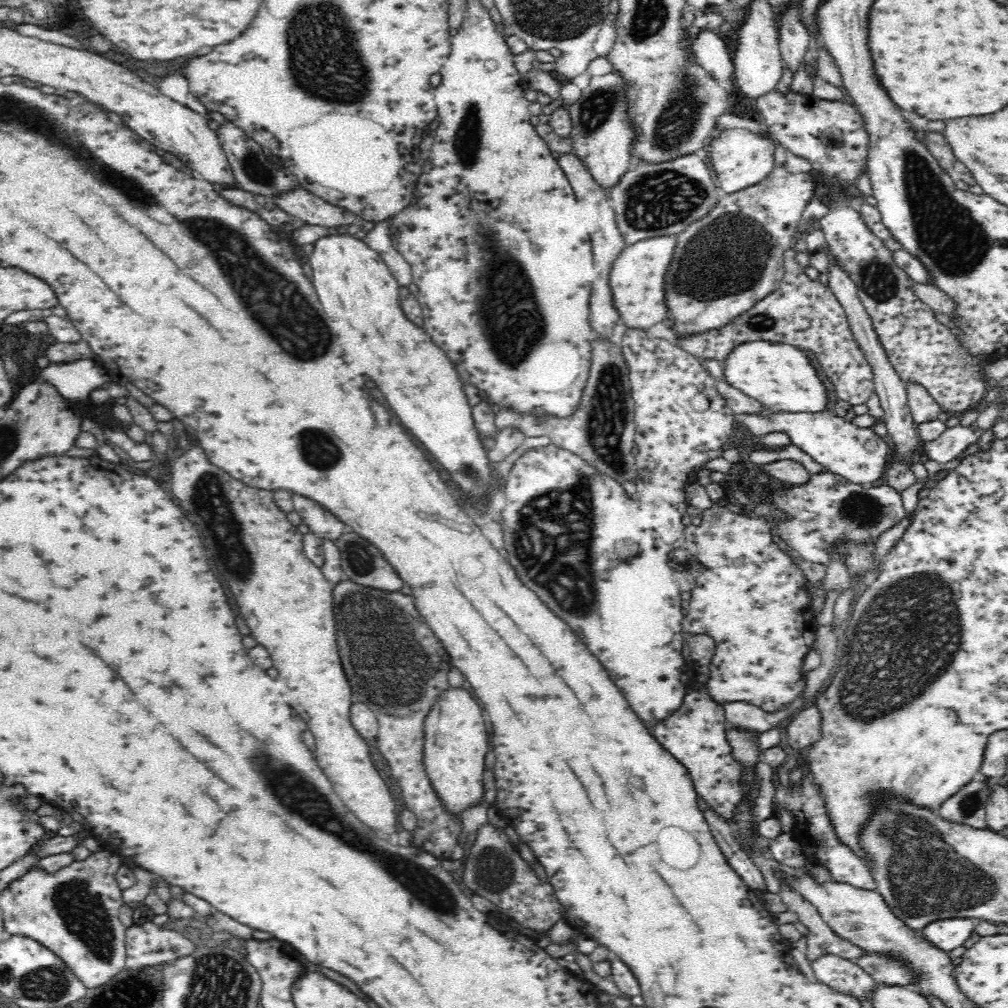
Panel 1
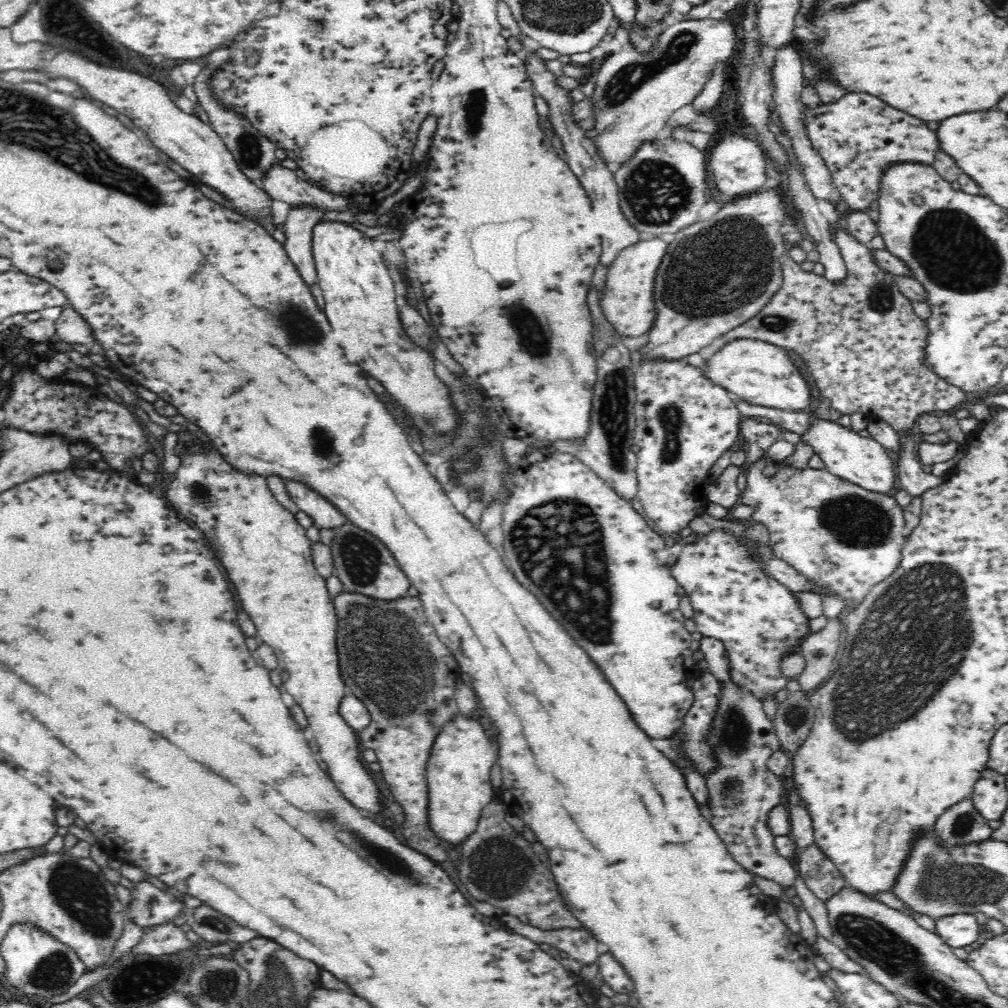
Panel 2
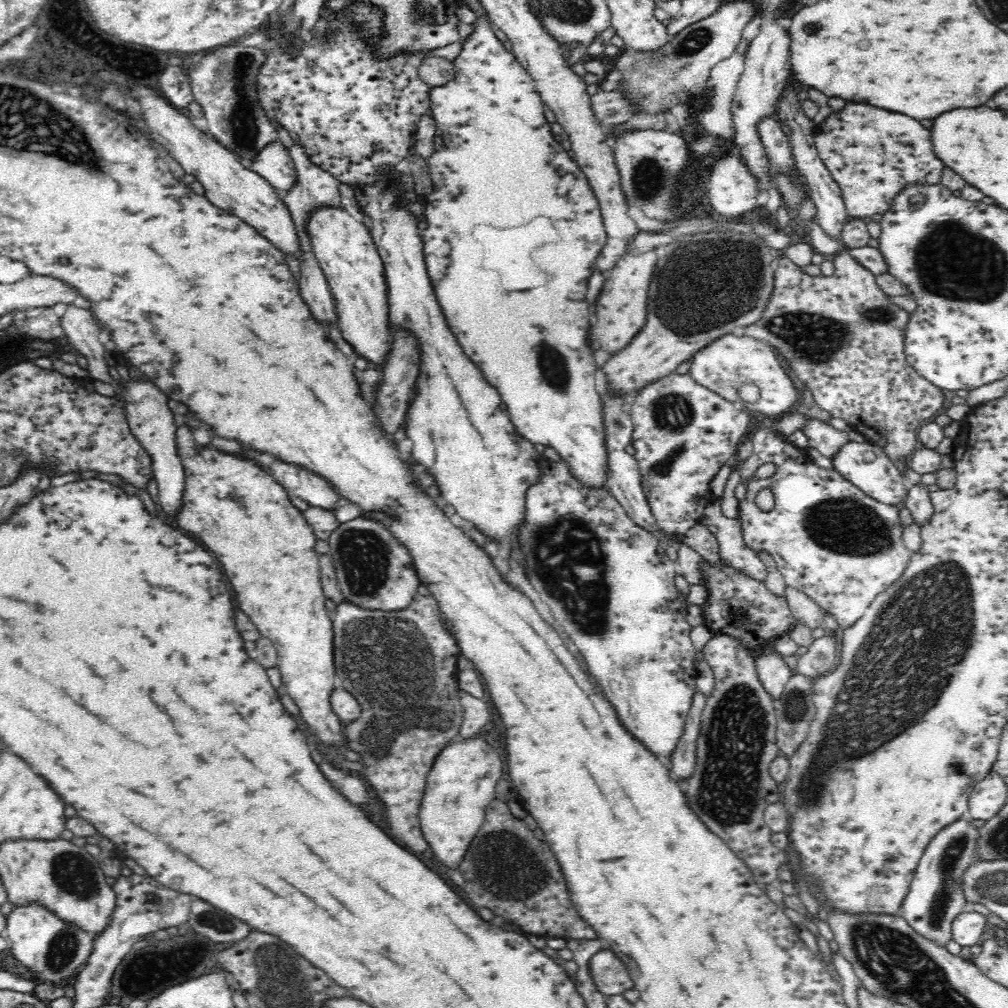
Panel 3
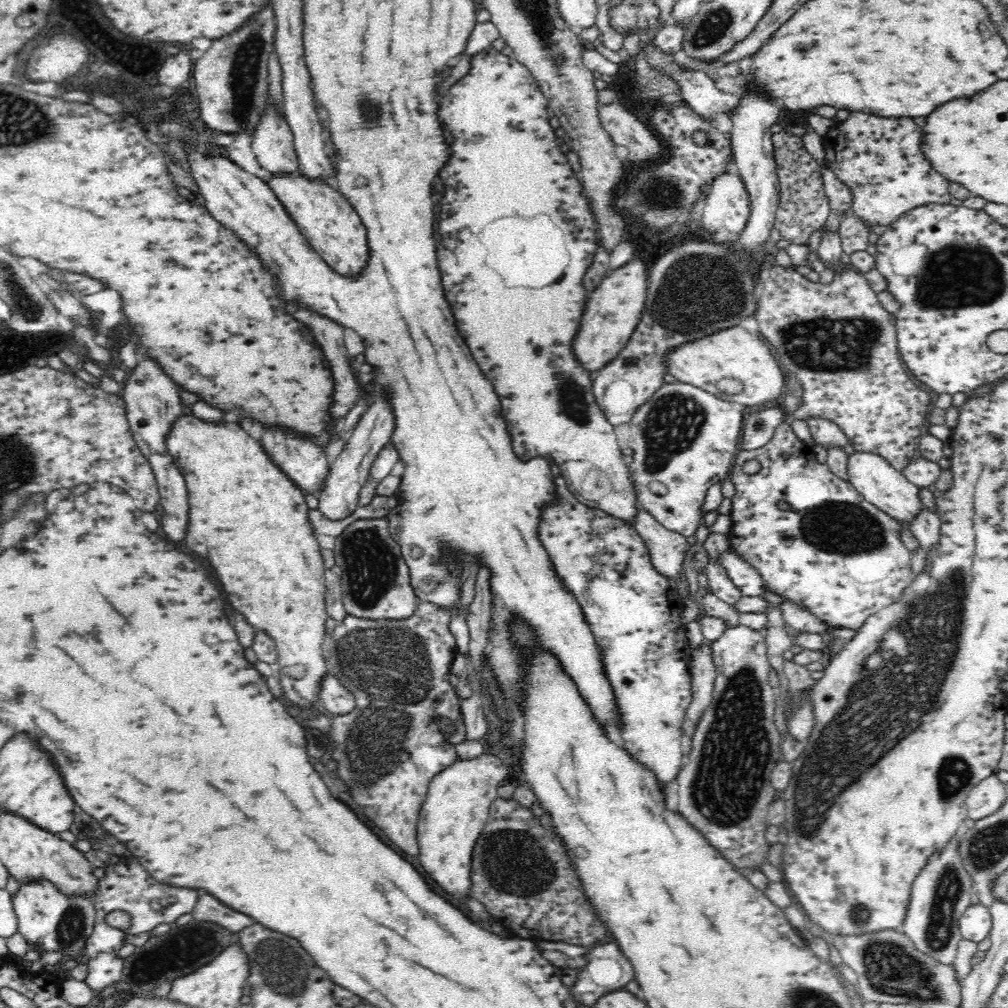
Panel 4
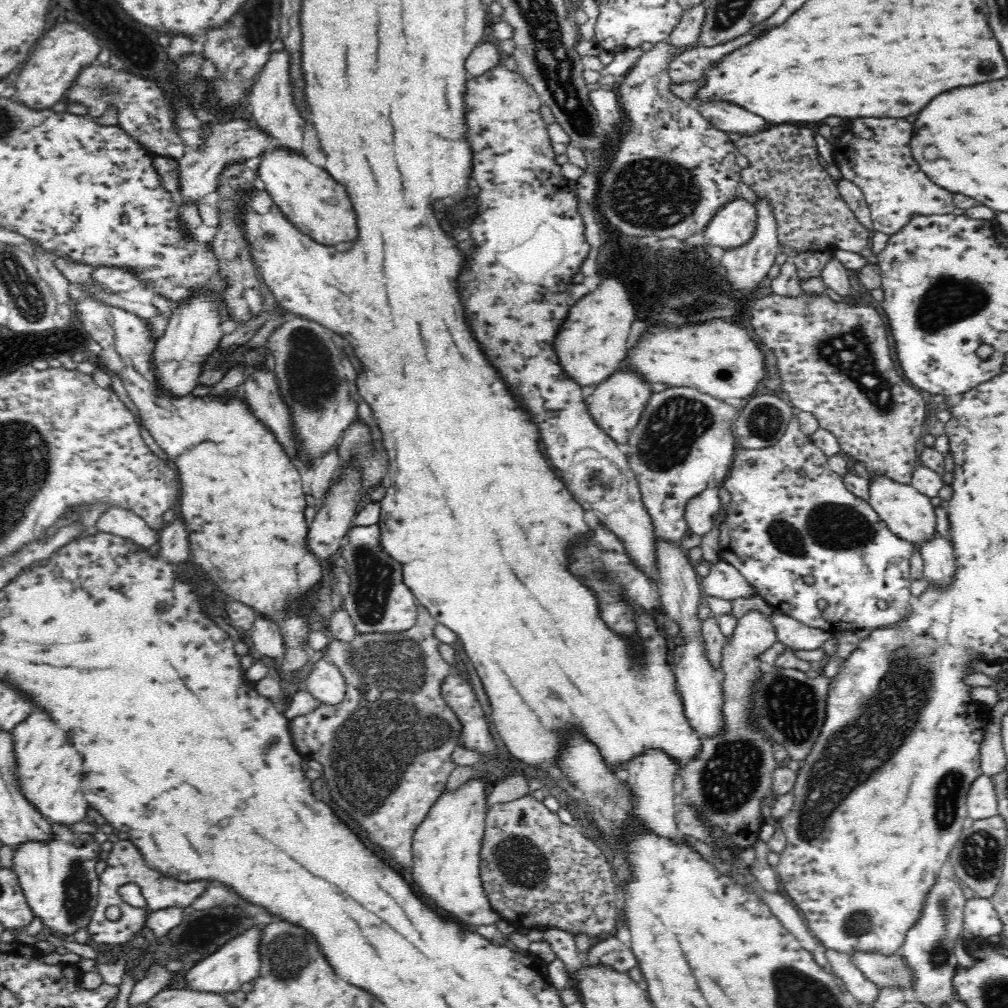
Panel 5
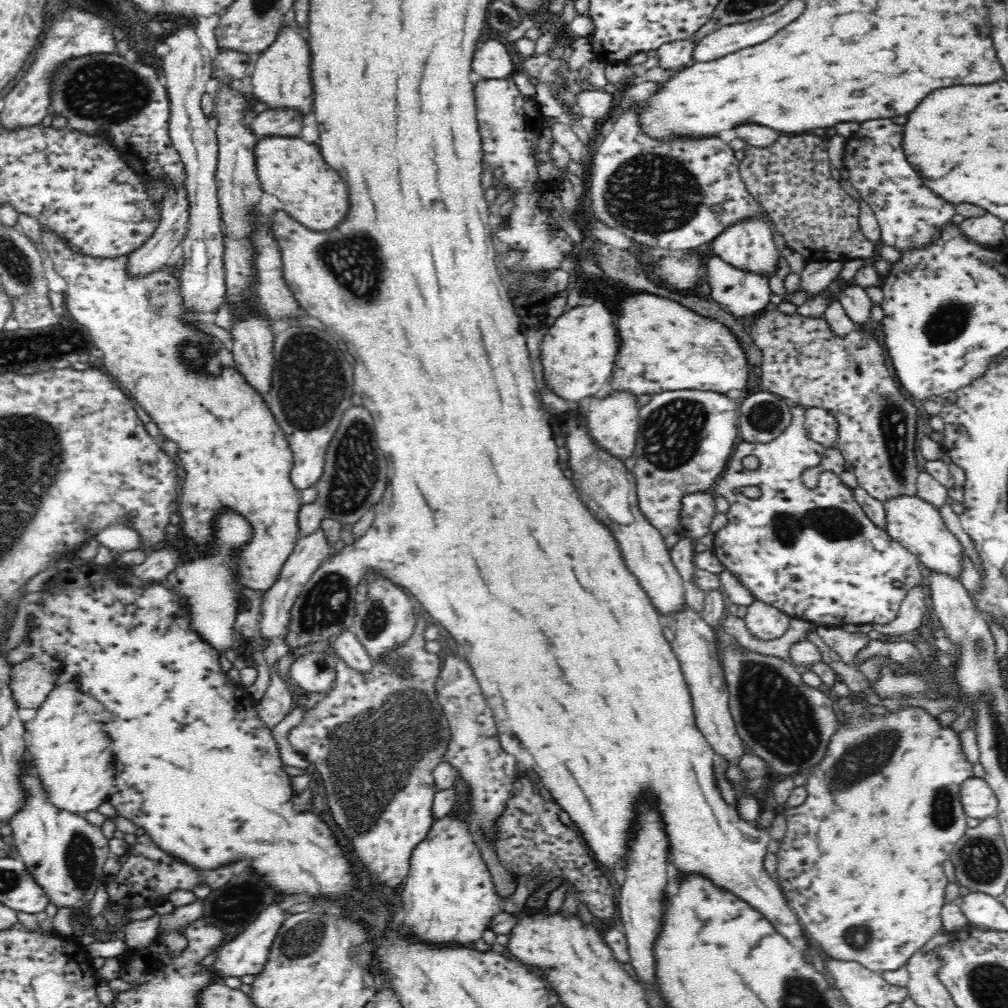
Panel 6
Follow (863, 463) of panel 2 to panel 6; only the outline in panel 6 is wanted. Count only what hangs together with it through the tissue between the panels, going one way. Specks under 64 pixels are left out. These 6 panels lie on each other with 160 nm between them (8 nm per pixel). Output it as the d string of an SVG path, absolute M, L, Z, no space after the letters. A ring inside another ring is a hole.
M900 493L884 499L883 507L886 510L885 529L888 534L904 548L914 553L923 569L944 571L960 579L962 545L946 527L937 506L930 504L930 501L922 500L922 497L918 497L917 494Z

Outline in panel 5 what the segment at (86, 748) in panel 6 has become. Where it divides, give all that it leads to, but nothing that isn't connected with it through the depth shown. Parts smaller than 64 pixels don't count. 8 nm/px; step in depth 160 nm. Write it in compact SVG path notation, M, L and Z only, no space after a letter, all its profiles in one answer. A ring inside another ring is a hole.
M32 714L18 724L10 735L15 759L14 777L19 794L51 824L72 826L84 821L91 811L82 800L82 790L78 786L78 752L74 752L74 748L62 740L62 732L58 732L50 720L42 720L42 716Z

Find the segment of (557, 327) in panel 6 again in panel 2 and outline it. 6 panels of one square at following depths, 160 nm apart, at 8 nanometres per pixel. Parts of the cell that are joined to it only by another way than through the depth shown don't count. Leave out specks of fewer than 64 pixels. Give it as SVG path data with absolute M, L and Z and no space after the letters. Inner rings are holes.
M656 237L648 241L640 240L624 248L612 262L607 274L606 292L602 296L602 310L610 320L610 324L622 336L638 337L650 332L654 326L657 308L654 306L654 284L657 271L668 248L666 237Z

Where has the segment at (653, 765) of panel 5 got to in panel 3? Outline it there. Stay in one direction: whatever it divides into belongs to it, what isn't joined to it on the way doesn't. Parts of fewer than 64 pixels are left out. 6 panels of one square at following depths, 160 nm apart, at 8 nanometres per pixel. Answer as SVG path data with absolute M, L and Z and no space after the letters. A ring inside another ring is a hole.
M540 456L537 466L538 480L526 489L526 512L516 528L526 578L554 620L582 652L600 688L614 700L625 728L630 728L629 732L638 736L656 756L670 756L684 733L693 696L698 693L694 669L696 652L690 638L693 628L686 621L687 599L683 595L678 598L680 592L674 580L682 574L676 570L676 563L666 556L666 550L660 550L658 535L638 525L606 486L586 485L562 458L552 462Z

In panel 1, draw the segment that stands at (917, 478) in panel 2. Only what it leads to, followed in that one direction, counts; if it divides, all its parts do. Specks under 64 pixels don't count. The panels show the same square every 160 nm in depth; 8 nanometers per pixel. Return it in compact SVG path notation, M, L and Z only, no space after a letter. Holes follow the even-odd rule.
M823 246L822 250L827 252L829 260L831 260L831 270L828 274L828 286L837 297L837 300L841 303L841 306L844 308L844 311L848 316L847 321L849 329L852 331L851 335L853 341L858 345L858 348L862 351L862 354L864 354L864 358L867 360L870 368L872 368L874 389L879 396L882 410L884 410L884 420L887 430L895 444L895 457L896 459L908 459L908 461L912 461L913 459L916 459L915 452L916 448L918 448L919 435L916 433L916 425L914 425L911 410L907 403L907 390L905 383L898 375L898 372L894 369L892 361L888 359L886 349L884 349L882 341L880 341L880 335L876 333L874 323L858 297L857 286L852 280L848 279L848 275L846 275L840 267L836 267L836 265L834 265L832 256L828 253L826 246Z

